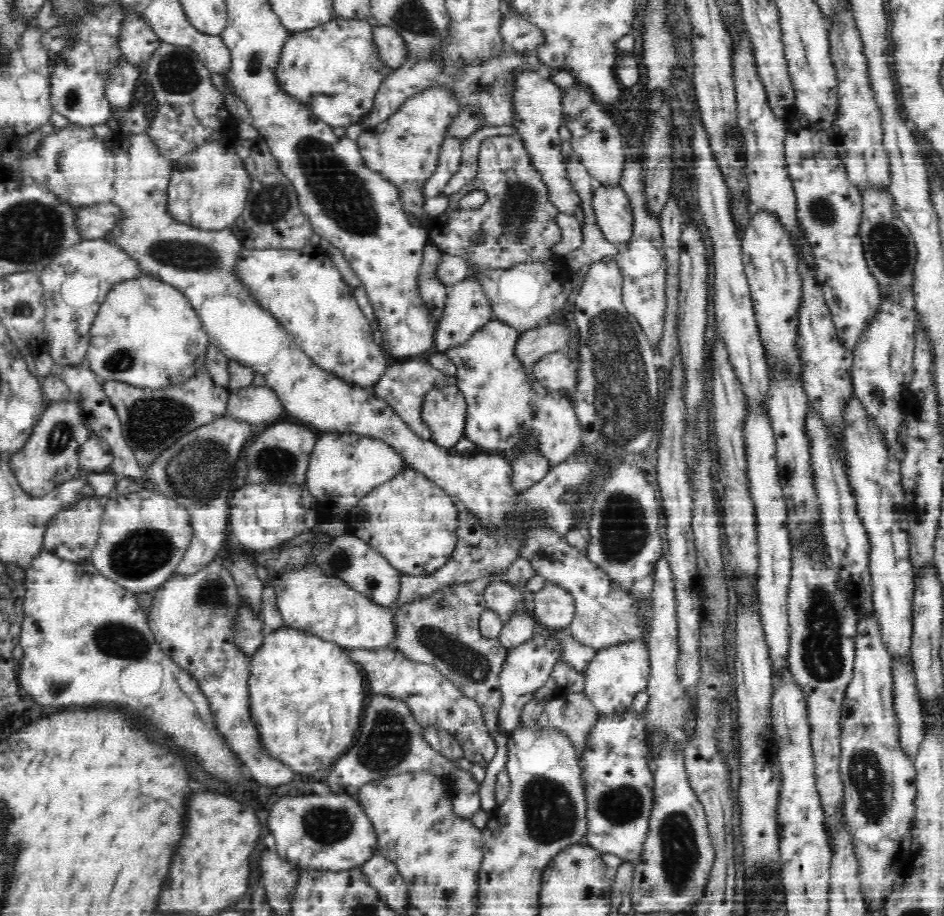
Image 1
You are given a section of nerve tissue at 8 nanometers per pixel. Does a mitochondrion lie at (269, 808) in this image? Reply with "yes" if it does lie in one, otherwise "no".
no

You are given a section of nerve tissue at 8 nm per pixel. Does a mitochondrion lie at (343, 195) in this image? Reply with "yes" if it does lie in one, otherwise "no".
yes

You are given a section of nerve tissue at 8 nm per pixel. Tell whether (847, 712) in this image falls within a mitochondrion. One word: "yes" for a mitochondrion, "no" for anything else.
no

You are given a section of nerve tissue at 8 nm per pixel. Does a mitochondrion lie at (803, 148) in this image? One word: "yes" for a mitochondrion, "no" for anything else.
no

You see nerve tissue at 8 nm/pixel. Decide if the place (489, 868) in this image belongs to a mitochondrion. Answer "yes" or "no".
no

